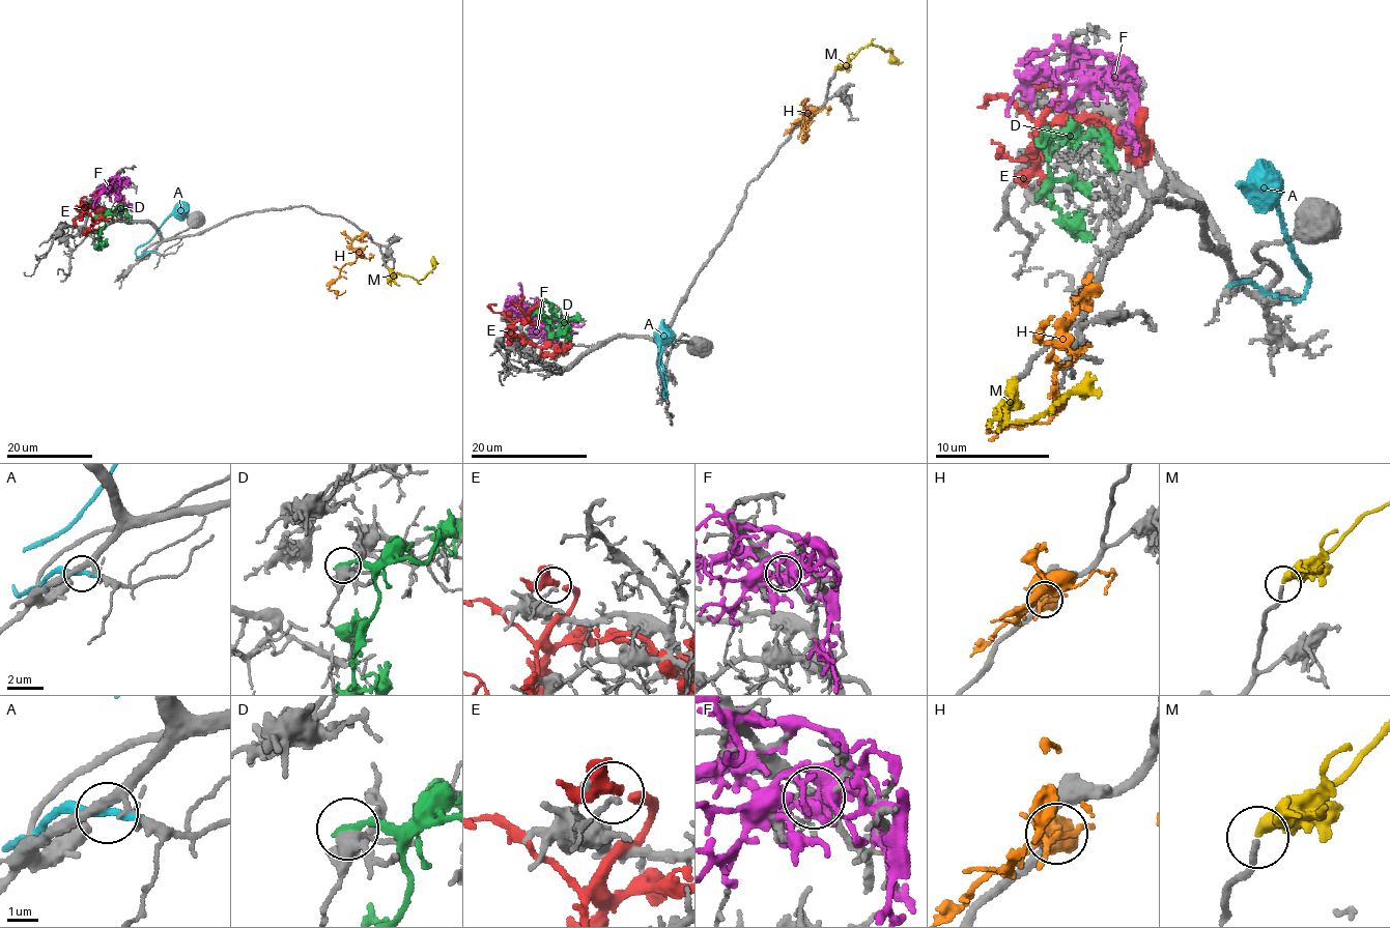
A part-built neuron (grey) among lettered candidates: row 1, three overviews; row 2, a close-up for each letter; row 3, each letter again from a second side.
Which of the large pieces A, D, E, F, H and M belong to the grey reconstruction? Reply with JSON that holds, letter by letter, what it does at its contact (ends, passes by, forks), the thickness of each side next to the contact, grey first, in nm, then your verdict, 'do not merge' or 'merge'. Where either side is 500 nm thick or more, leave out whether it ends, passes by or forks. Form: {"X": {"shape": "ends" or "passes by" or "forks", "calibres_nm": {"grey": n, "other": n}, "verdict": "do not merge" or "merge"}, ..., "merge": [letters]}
{"A": {"shape": "ends", "calibres_nm": {"grey": 260, "other": 320}, "verdict": "do not merge"}, "D": {"shape": "ends", "calibres_nm": {"grey": 440, "other": 240}, "verdict": "do not merge"}, "E": {"shape": "passes by", "calibres_nm": {"grey": 180, "other": 360}, "verdict": "do not merge"}, "F": {"shape": "passes by", "calibres_nm": {"grey": 140, "other": 300}, "verdict": "do not merge"}, "H": {"calibres_nm": {"grey": 280, "other": 650}, "verdict": "do not merge"}, "M": {"shape": "ends", "calibres_nm": {"grey": 220, "other": 440}, "verdict": "merge"}, "merge": ["M"]}

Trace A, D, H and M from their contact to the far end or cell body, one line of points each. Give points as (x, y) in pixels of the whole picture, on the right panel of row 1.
A: (1236, 284), (1256, 284), (1291, 299), (1298, 298), (1308, 279), (1269, 194), (1244, 194), (1239, 182)
D: (1049, 142), (1039, 145), (1048, 136), (1075, 133), (1102, 136), (1116, 171)
H: (1091, 287), (1086, 290), (1060, 344), (1049, 354), (1055, 365), (1052, 416), (989, 432), (988, 419)
M: (1015, 380), (1008, 422), (1030, 422), (1075, 394), (1100, 395)

